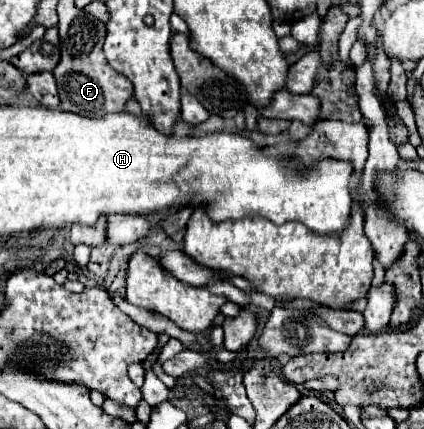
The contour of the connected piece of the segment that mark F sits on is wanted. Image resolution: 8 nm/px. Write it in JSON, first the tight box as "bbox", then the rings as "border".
{"bbox":[52,17,134,117],"border":[[[88,17],[84,25],[58,25],[60,29],[60,61],[52,71],[58,83],[60,109],[86,117],[104,117],[106,113],[122,113],[128,99],[134,95],[130,79],[114,71],[104,57],[102,45],[106,39],[106,25]]]}

